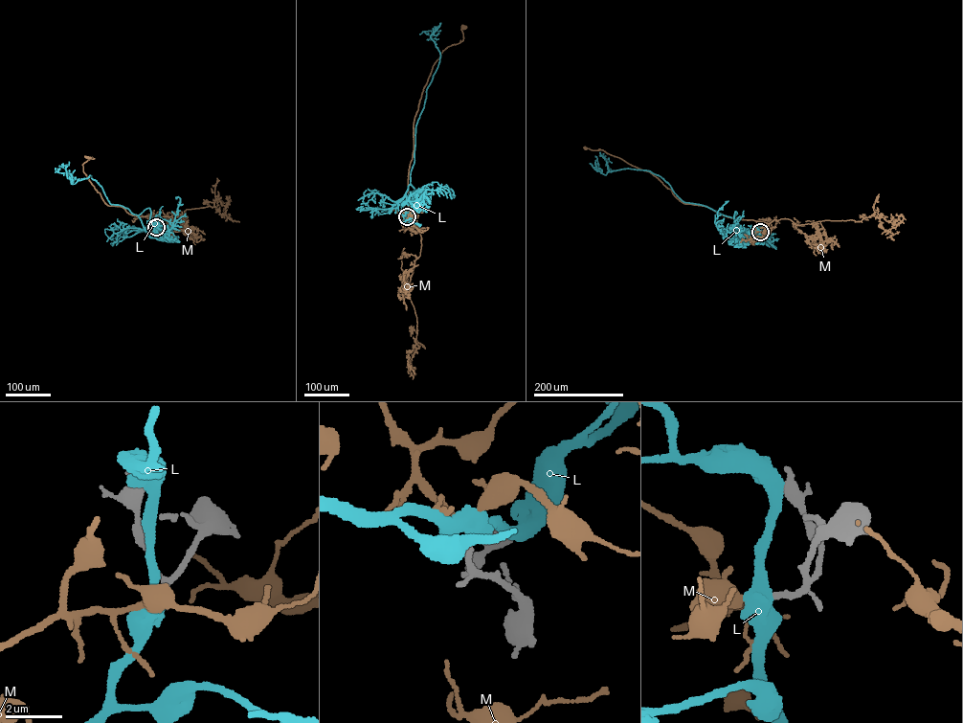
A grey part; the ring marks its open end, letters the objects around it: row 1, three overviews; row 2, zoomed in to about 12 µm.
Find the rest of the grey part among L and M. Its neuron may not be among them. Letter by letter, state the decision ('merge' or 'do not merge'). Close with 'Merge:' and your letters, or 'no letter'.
L: do not merge
M: merge
Merge: M

